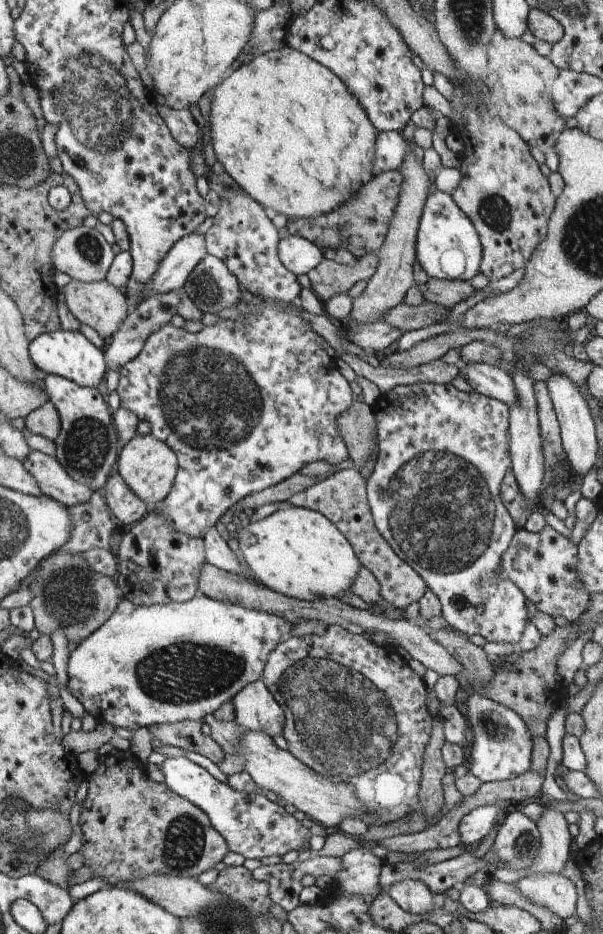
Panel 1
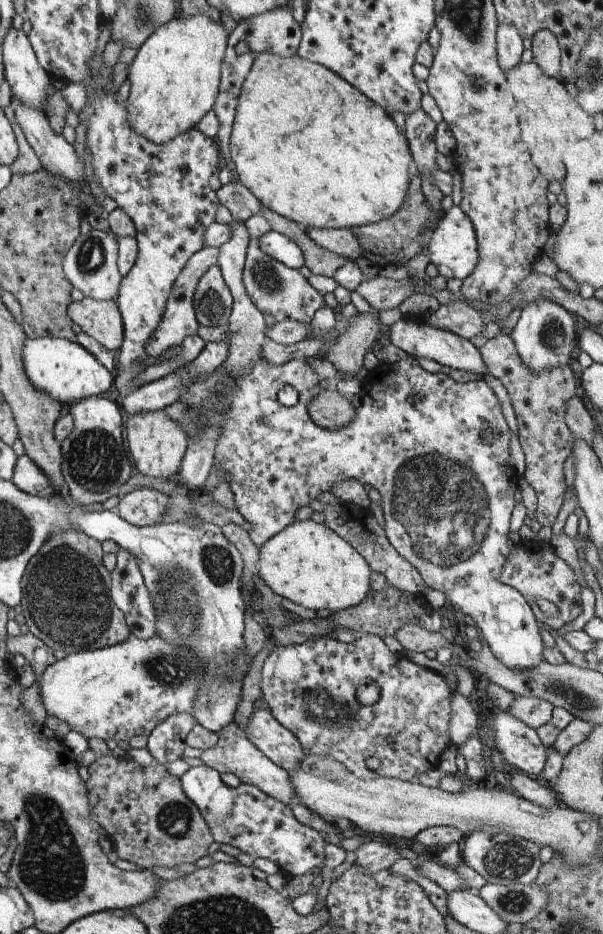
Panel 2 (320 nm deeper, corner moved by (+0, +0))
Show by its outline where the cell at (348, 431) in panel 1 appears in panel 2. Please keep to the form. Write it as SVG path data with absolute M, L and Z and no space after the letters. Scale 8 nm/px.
M334 387L318 393L308 406L310 418L325 429L337 429L349 424L354 416L352 404L340 396Z

